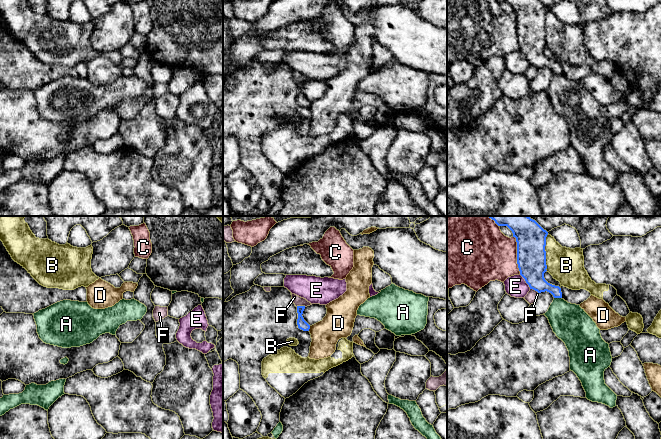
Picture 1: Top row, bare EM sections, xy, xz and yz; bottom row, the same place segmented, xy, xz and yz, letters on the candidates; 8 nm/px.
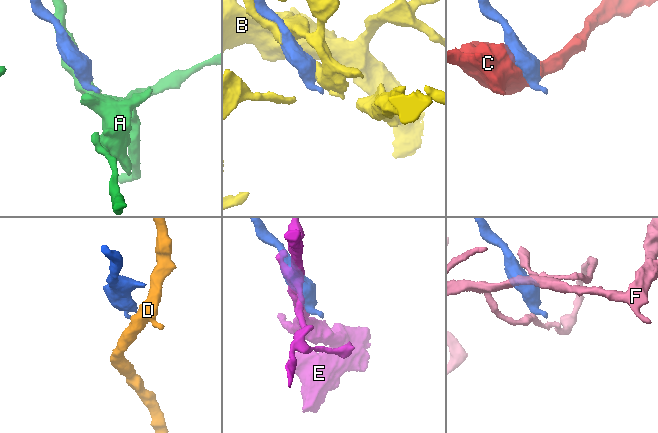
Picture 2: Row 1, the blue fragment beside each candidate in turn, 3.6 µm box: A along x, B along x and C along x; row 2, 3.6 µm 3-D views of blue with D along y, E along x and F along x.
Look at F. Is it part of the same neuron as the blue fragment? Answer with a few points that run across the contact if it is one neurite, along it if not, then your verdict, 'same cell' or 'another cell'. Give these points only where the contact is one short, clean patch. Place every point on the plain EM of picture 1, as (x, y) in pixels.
line xz (296, 82), (305, 82); another cell

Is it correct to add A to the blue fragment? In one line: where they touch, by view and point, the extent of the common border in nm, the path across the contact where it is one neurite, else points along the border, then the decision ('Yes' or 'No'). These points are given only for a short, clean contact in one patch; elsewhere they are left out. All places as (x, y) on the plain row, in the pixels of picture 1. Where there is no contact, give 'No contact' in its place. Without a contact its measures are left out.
Touches blue at yz (558, 73). Shared border 60 nm. Boundary: yz (554, 73), (561, 74). No

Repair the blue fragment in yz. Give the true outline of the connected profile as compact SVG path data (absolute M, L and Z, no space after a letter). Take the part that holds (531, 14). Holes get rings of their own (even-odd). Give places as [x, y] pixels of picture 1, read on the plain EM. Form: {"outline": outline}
{"outline": "M497 0L507 2L517 18L517 40L520 51L530 65L549 68L554 74L562 74L561 64L548 59L544 54L546 41L546 13L548 8L539 0Z"}

